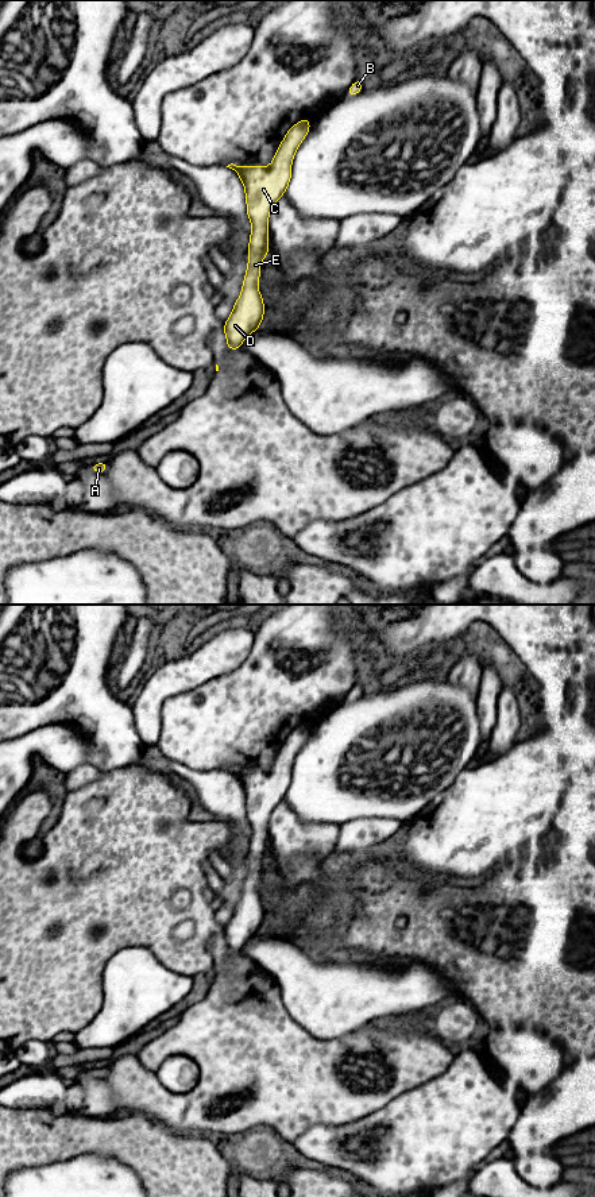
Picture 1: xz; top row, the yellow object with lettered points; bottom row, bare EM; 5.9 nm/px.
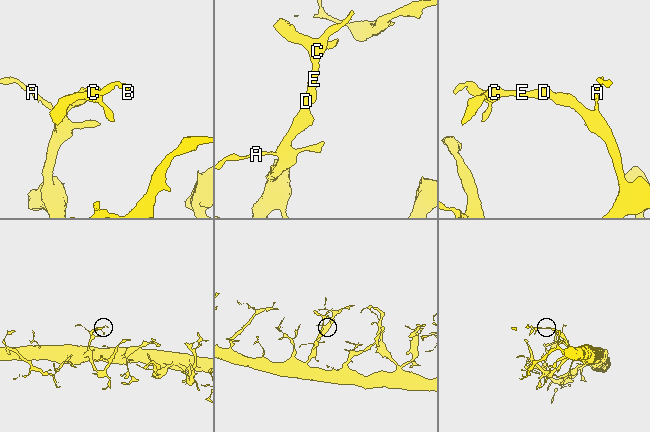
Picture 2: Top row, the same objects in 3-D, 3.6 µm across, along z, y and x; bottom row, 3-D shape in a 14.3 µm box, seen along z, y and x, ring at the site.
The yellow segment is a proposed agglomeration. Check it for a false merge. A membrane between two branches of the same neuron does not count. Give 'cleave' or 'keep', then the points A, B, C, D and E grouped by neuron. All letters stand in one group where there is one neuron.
keep; groups A B C D E

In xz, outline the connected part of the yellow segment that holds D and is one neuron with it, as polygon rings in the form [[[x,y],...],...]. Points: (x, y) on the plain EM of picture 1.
[[[305,722],[287,735],[268,772],[233,768],[227,771],[239,779],[244,789],[247,819],[252,829],[242,899],[223,931],[229,955],[240,953],[243,945],[262,928],[264,907],[258,893],[258,885],[260,868],[268,860],[268,819],[271,811],[289,791],[294,758],[308,740],[310,729],[312,726]]]

